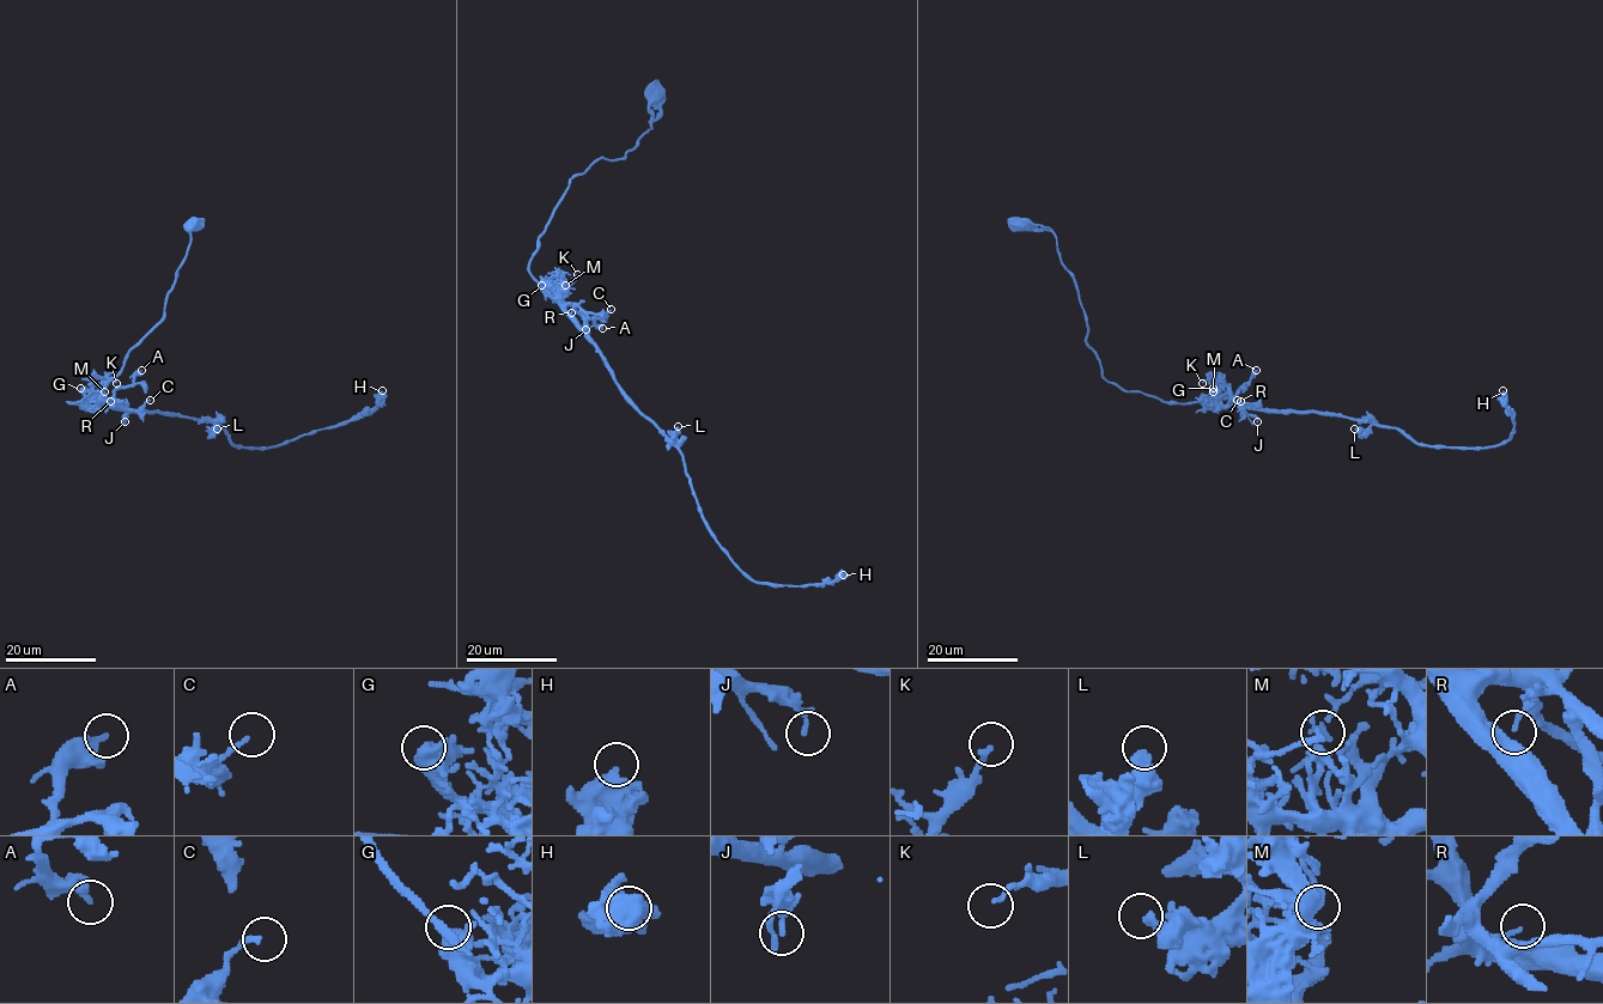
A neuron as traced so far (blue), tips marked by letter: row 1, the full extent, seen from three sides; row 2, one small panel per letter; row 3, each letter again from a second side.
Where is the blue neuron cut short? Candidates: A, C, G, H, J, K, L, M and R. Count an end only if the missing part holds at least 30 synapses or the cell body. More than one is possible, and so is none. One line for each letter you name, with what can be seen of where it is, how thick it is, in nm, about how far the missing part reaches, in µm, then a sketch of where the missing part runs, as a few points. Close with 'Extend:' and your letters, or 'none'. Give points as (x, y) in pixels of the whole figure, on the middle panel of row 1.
Extend: none

